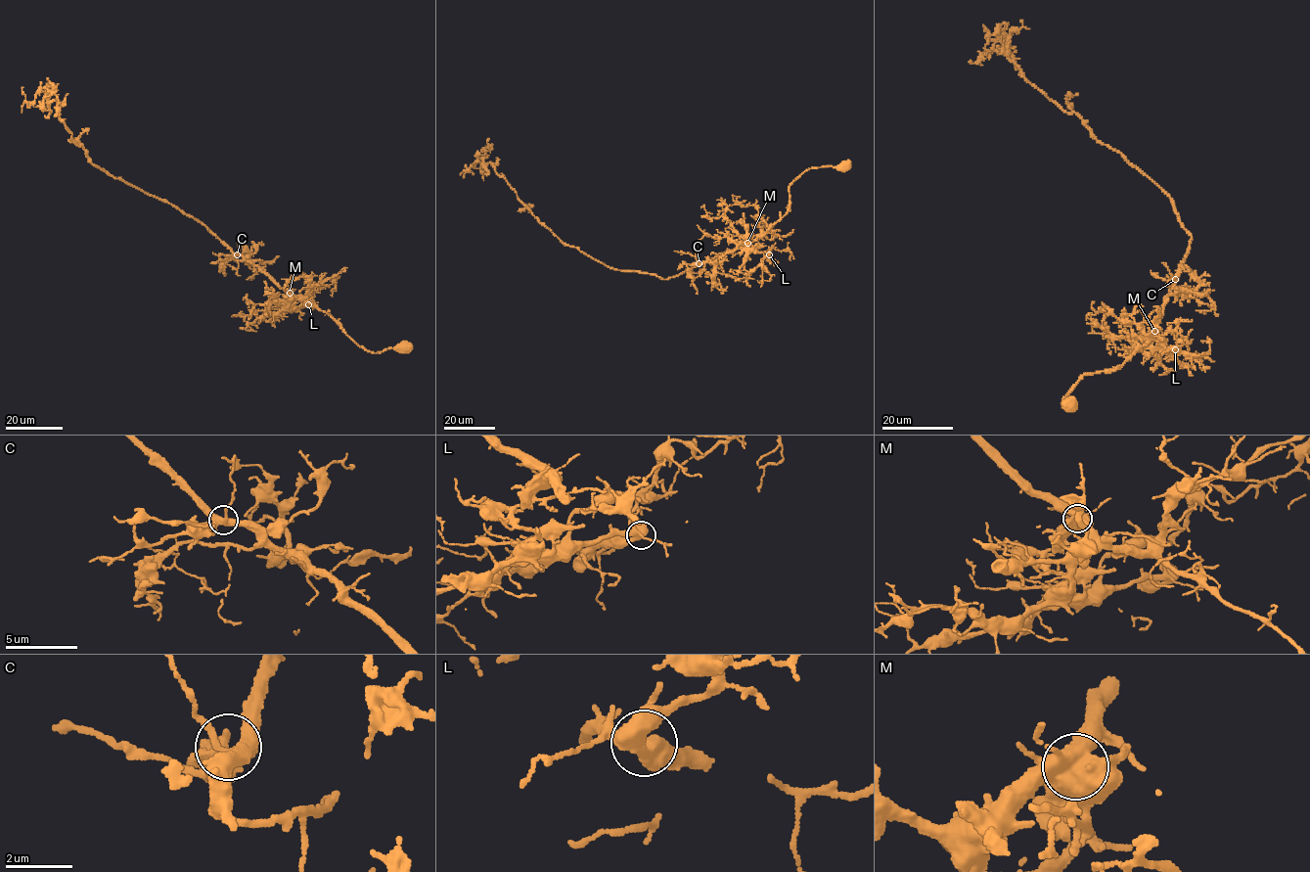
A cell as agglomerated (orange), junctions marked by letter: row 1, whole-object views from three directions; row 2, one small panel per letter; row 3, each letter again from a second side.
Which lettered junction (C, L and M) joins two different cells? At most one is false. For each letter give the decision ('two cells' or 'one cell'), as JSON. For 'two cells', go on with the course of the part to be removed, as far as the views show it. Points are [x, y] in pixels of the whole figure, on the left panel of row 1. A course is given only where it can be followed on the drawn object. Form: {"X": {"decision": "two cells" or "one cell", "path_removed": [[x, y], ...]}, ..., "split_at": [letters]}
{"C": {"decision": "one cell"}, "L": {"decision": "one cell"}, "M": {"decision": "two cells", "path_removed": [[290, 293], [284, 299], [287, 305], [283, 306], [290, 308], [297, 302]]}, "split_at": ["M"]}

